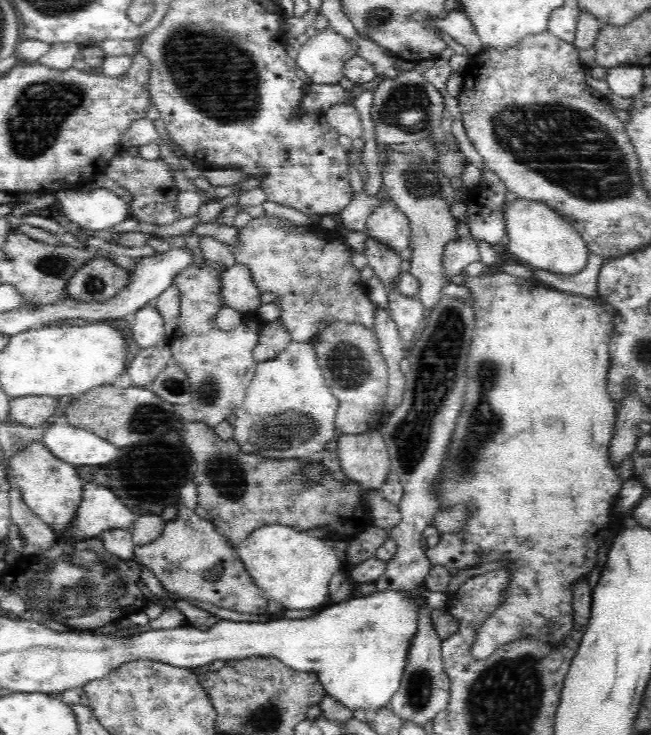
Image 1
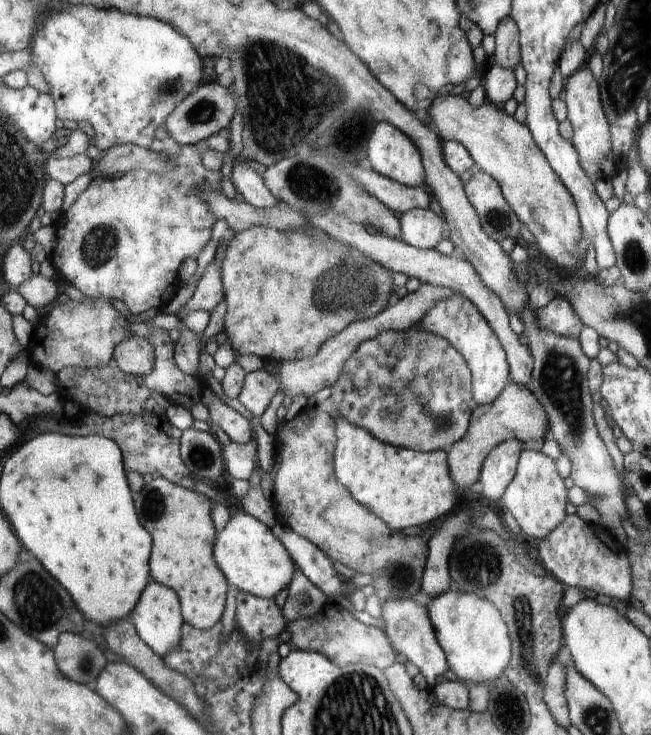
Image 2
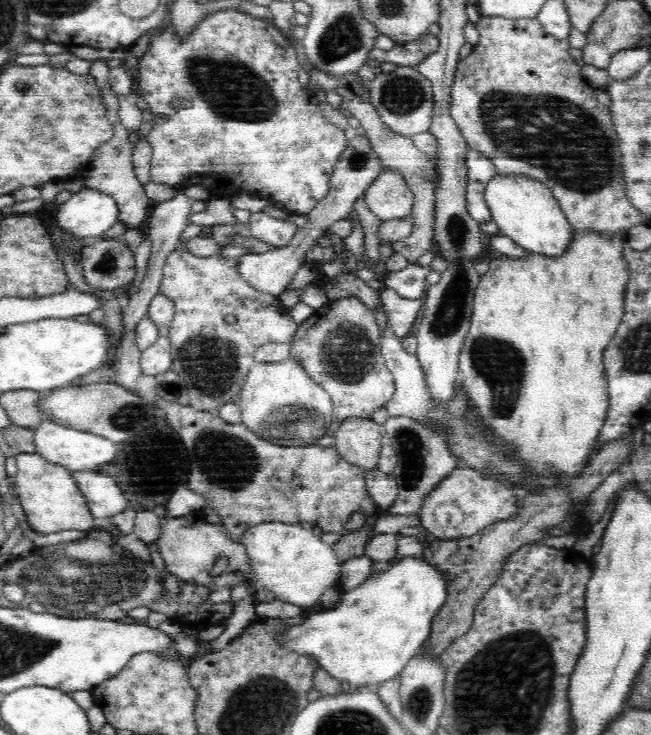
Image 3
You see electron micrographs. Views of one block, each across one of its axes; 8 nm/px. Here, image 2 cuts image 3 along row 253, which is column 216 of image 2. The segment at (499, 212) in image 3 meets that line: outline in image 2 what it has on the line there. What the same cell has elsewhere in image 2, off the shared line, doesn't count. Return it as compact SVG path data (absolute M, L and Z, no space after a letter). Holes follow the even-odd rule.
M243 509L236 512L224 530L219 530L219 538L215 546L215 560L226 575L230 586L240 591L258 596L258 598L269 598L274 596L292 582L292 574L296 564L290 560L291 554L280 542L279 538L272 536L265 524L258 522L254 516Z

